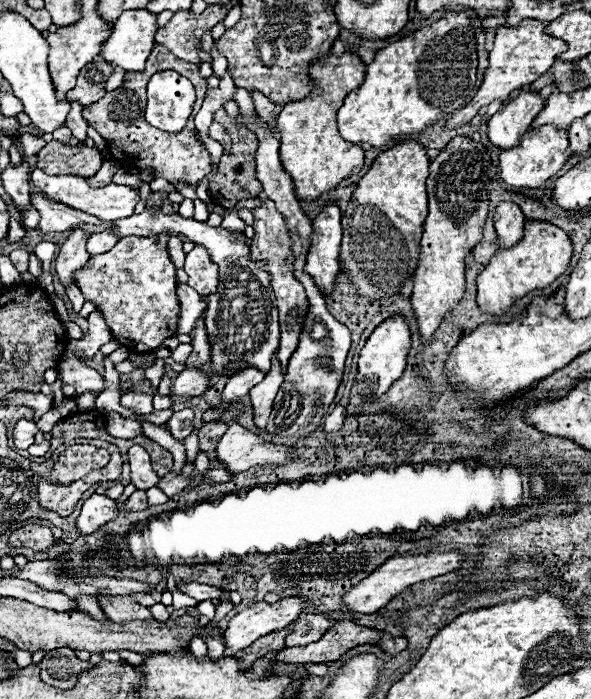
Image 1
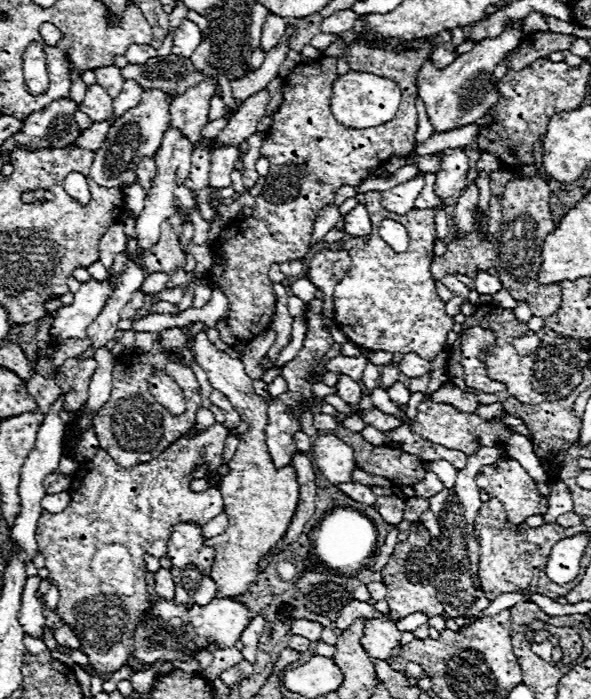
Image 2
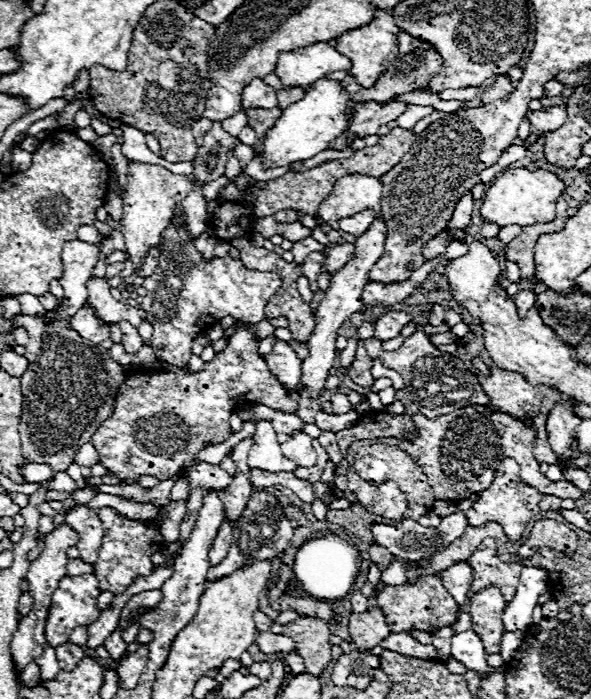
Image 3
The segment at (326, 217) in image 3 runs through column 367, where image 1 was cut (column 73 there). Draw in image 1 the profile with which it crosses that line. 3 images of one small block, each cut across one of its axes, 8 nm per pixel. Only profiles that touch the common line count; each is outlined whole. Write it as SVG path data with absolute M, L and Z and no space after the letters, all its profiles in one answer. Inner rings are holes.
M34 168L30 172L30 182L32 186L44 194L46 198L50 198L52 202L60 202L60 204L66 204L74 210L80 210L80 212L86 212L86 214L92 214L92 216L98 216L100 220L106 220L106 222L114 222L114 220L120 220L120 218L128 218L134 214L134 206L138 202L138 190L132 190L130 186L120 186L120 184L108 184L108 186L100 186L100 188L94 188L90 186L84 178L80 176L70 176L70 174L58 174L58 176L48 176L44 174L40 168Z

